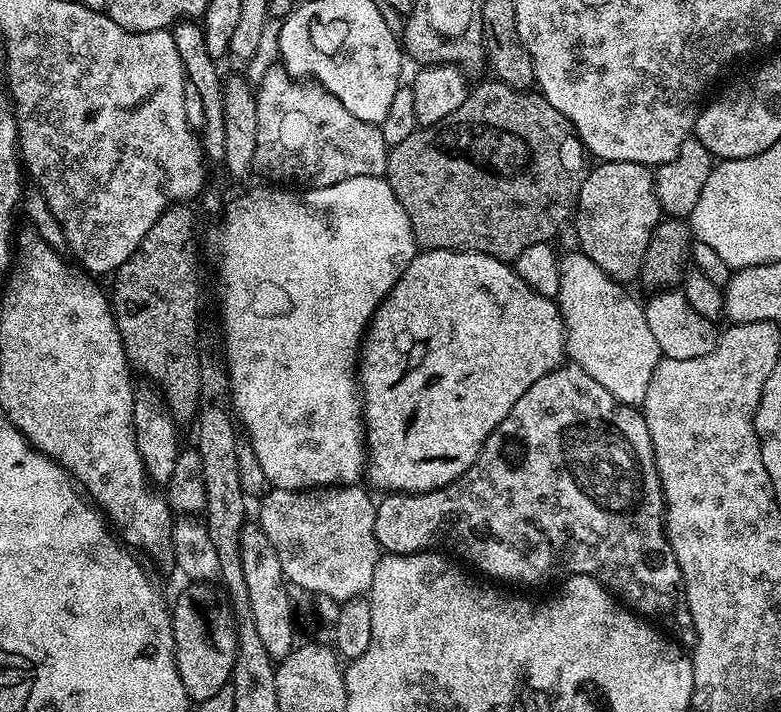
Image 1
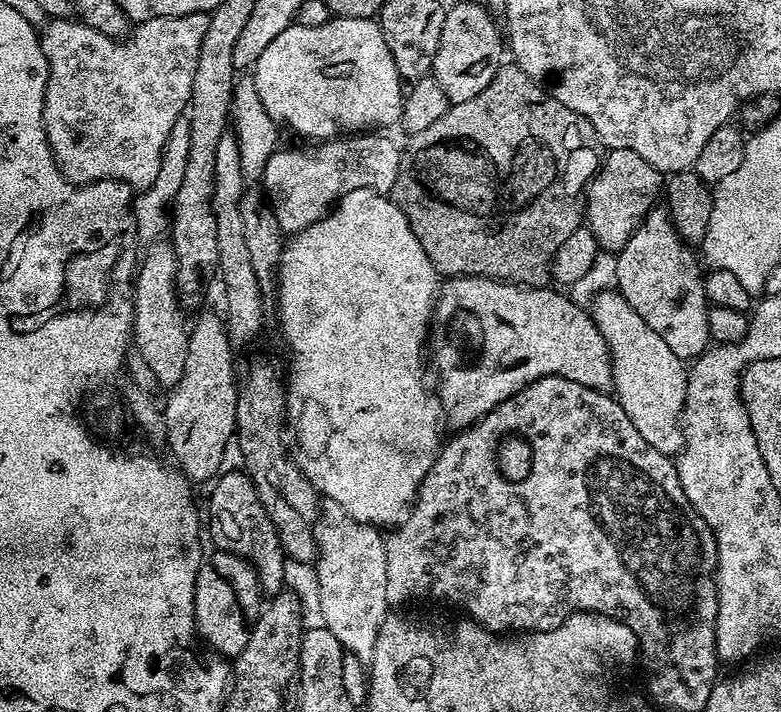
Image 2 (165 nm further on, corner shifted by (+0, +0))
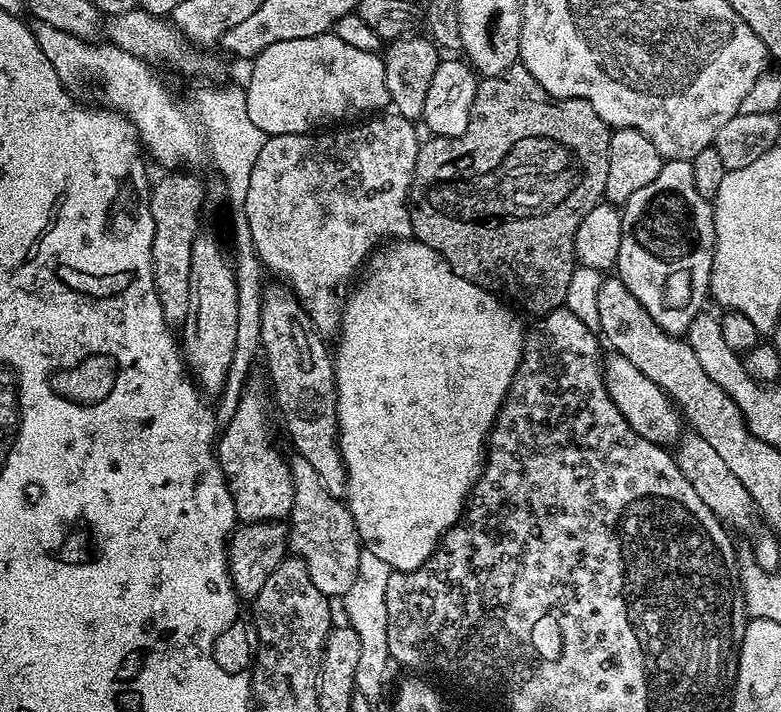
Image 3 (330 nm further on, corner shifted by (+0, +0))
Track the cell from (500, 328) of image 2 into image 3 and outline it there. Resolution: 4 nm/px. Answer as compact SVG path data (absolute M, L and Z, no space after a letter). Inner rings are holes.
M609 351L602 360L604 366L604 385L610 394L610 402L618 406L622 418L634 426L646 442L654 442L661 446L672 446L677 443L678 431L676 432L676 418L678 420L678 410L671 397L667 396L658 386L658 382L650 382L634 362L627 358L622 358L622 354Z

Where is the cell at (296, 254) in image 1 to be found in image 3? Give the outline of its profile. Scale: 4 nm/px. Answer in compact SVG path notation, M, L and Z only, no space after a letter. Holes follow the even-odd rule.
M400 238L389 243L385 248L388 248L385 252L377 251L371 257L370 267L367 269L368 277L364 281L361 279L347 293L349 296L346 296L342 304L338 325L340 341L337 342L336 348L334 344L336 417L340 435L340 453L348 475L346 493L348 513L354 518L354 526L358 530L363 547L372 551L378 558L382 558L391 571L413 572L432 557L434 546L439 545L442 537L454 527L458 514L463 513L466 507L466 498L472 495L473 483L484 468L488 435L492 433L492 427L498 418L500 408L504 405L506 394L514 382L514 374L518 370L520 359L524 357L526 328L520 325L519 318L511 312L513 309L501 297L454 274L452 267L421 240Z

